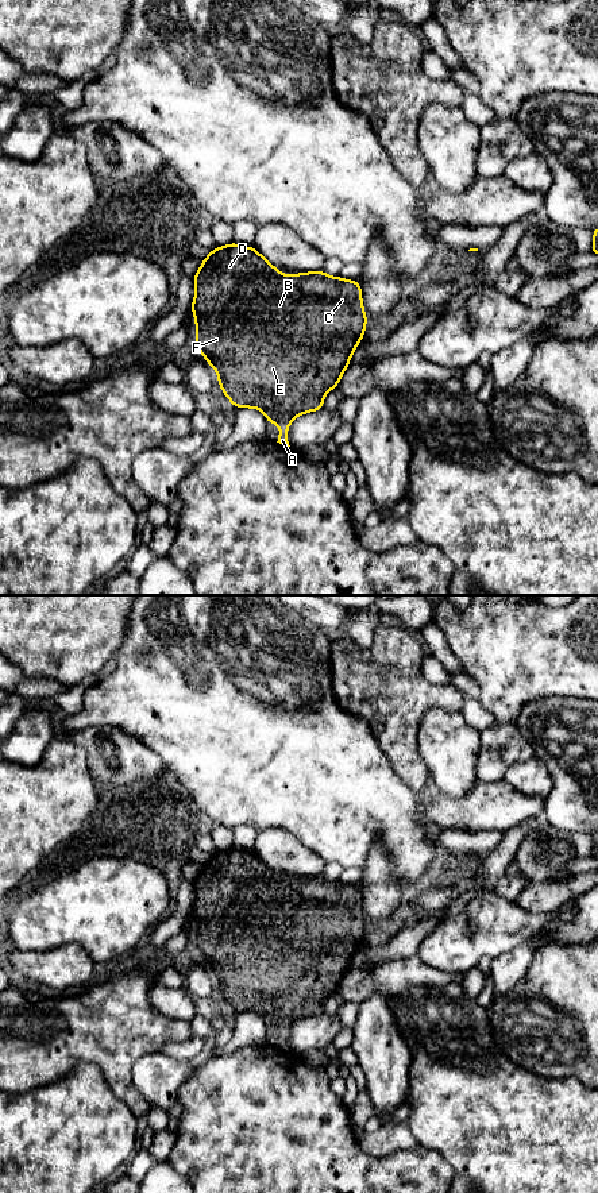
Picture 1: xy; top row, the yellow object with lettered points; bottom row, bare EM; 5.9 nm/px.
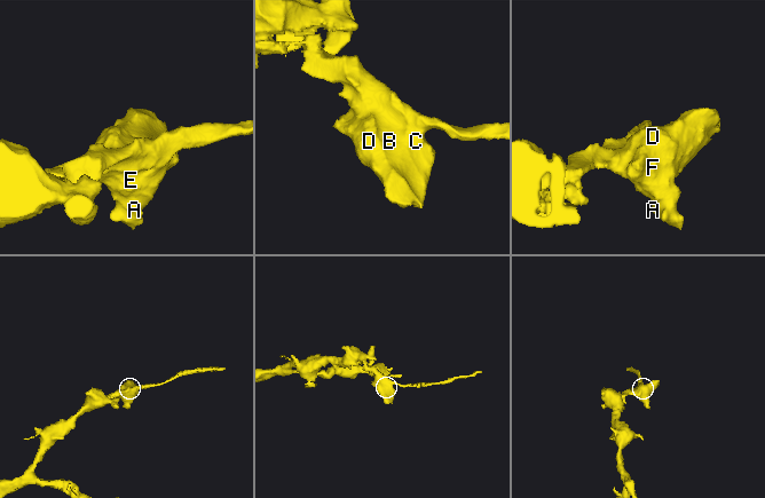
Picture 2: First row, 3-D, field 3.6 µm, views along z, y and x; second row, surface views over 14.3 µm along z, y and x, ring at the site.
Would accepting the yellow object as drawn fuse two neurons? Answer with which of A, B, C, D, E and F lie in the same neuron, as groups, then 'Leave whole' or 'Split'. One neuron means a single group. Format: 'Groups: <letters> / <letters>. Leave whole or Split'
Groups: A B C D E F. Leave whole

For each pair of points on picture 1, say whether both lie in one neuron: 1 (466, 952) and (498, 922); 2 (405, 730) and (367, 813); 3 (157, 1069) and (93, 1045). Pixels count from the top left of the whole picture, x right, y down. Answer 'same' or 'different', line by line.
1: same
2: different
3: different

